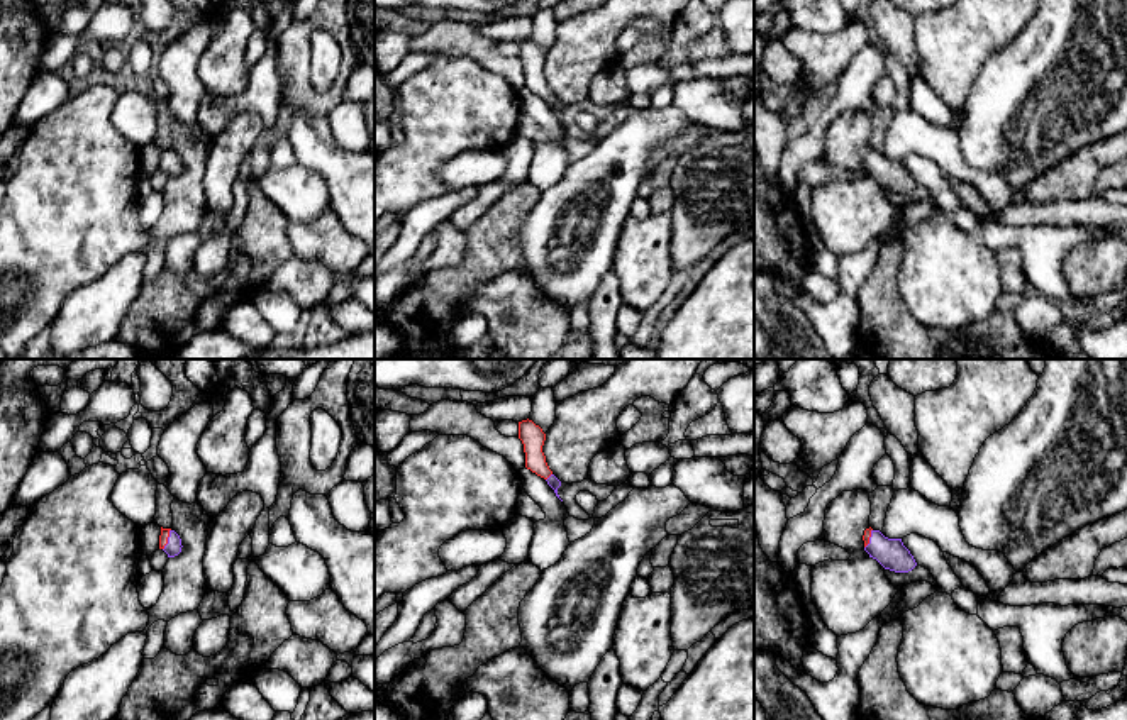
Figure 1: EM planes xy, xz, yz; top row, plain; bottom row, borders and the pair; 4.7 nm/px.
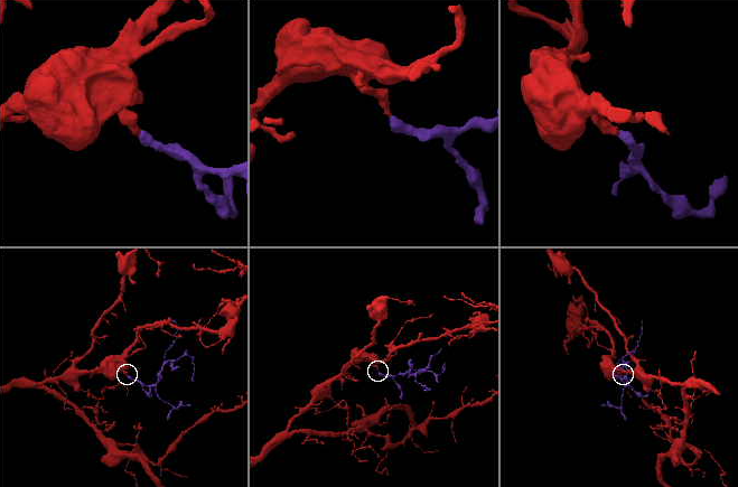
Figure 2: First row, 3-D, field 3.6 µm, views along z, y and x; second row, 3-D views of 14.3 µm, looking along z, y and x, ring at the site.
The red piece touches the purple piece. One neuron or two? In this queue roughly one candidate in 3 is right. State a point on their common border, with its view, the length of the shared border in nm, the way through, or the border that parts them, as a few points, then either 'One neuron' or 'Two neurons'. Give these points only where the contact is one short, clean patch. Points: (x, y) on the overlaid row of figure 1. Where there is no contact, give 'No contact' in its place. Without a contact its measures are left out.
Touches red at xz (549, 475). Shared border 50 nm. Path across: xz (532, 437), (534, 459), (549, 475), (553, 481). One neuron

